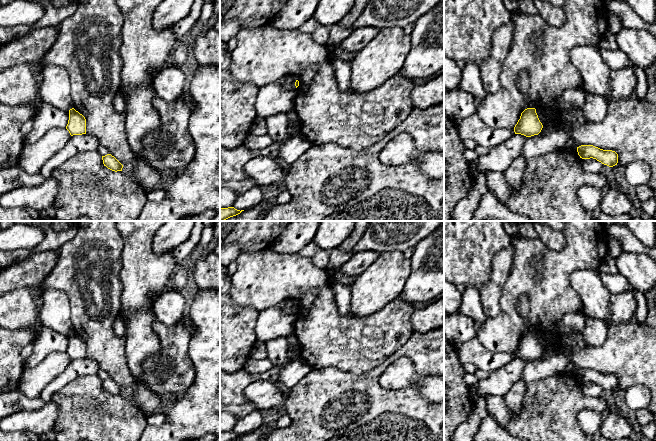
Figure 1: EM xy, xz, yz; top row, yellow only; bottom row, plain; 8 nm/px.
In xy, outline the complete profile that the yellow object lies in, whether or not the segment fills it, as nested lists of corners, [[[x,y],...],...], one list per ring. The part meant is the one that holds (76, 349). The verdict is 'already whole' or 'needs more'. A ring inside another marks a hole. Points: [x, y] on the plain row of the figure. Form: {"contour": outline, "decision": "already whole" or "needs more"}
{"contour": [[[74,332],[70,333],[69,344],[66,353],[69,355],[71,360],[86,358],[85,341]]], "decision": "already whole"}

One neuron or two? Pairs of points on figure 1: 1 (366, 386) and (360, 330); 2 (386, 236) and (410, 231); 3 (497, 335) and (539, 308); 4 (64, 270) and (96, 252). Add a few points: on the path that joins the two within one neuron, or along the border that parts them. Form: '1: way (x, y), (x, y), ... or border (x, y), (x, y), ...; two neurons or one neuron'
1: border (384, 359), (375, 367), (358, 374), (341, 370); two neurons
2: way (392, 231), (404, 231); one neuron
3: way (509, 318), (509, 302), (521, 290), (528, 291); one neuron
4: way (72, 270), (78, 270), (88, 260); one neuron

